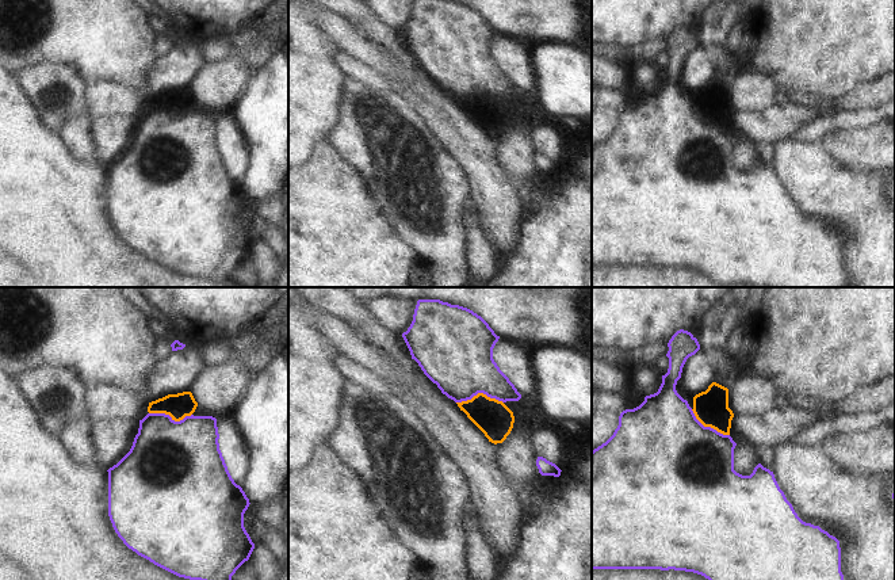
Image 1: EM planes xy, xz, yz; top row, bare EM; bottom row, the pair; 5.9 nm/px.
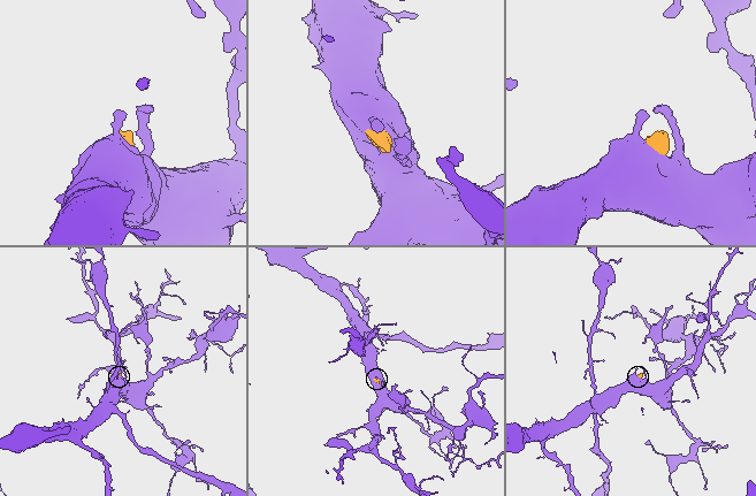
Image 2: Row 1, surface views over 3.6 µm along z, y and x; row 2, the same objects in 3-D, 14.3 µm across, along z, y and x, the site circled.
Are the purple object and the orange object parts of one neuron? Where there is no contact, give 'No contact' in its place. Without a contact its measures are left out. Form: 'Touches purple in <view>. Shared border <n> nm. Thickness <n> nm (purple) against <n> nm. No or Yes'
Touches purple in xz. Shared border 280 nm. Thickness 420 nm (purple) against 220 nm. Yes.

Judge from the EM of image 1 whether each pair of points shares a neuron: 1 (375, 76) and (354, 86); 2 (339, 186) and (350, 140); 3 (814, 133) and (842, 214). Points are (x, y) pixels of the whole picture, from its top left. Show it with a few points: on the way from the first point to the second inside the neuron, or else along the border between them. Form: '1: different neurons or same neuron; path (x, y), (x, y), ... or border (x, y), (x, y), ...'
1: different neurons; border (348, 73), (373, 87), (391, 90)
2: different neurons; border (329, 140), (367, 182)
3: different neurons; border (791, 137), (799, 141), (822, 140)

